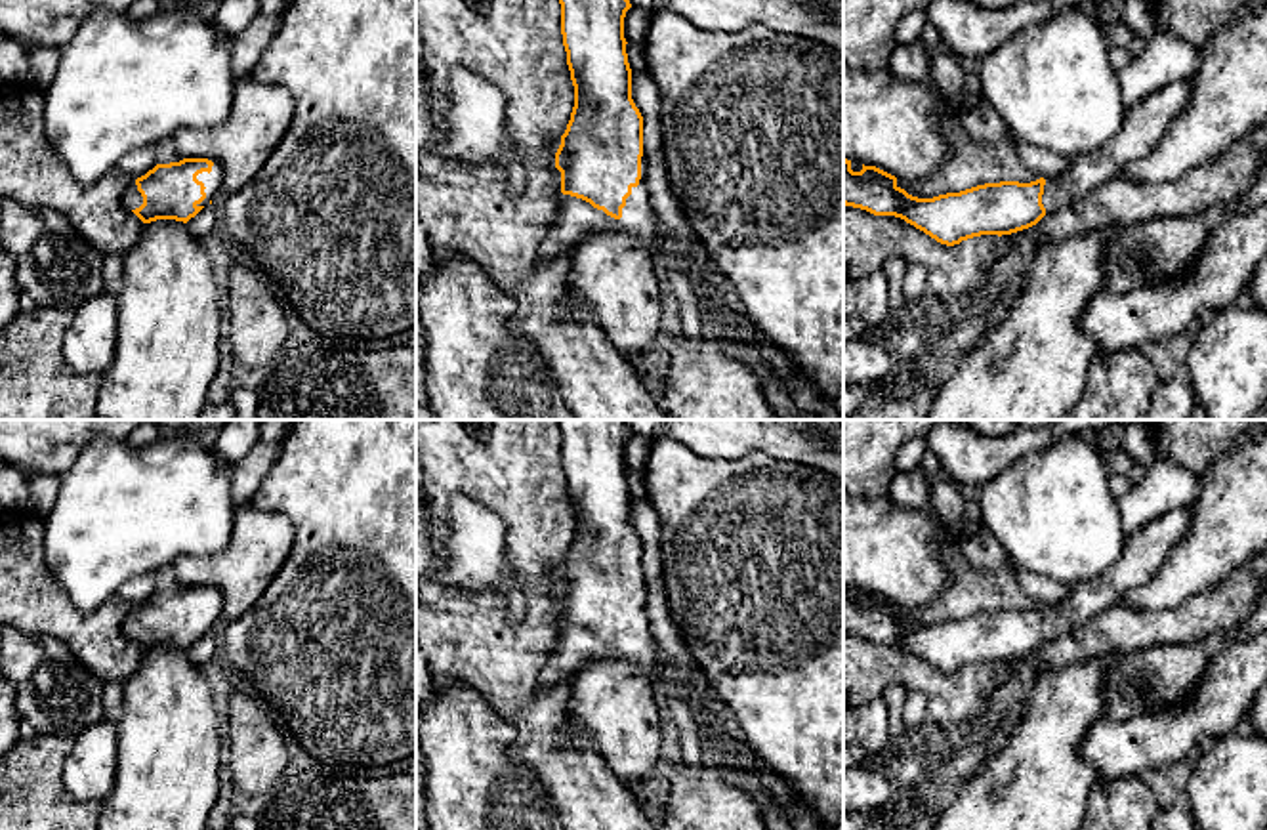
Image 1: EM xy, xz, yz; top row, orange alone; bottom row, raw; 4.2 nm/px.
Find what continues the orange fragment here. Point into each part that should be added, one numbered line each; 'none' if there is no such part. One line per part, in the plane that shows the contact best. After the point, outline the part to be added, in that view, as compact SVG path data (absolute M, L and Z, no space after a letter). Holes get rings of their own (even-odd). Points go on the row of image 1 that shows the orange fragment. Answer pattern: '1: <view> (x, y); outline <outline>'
1: xz (575, 220); outline M647 155L641 156L641 179L626 198L622 218L614 219L590 202L559 195L553 221L548 225L538 248L542 261L551 261L561 254L572 254L584 240L599 233L632 233L641 248L651 256L658 237L658 219L647 193Z

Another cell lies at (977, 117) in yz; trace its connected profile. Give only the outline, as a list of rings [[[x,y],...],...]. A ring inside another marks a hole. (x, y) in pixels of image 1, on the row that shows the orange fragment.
[[[981,95],[958,105],[960,120],[966,132],[977,143],[1013,143],[1023,162],[1038,177],[1053,177],[1065,172],[1070,158],[1046,151],[1042,147],[1015,141],[998,113]]]

